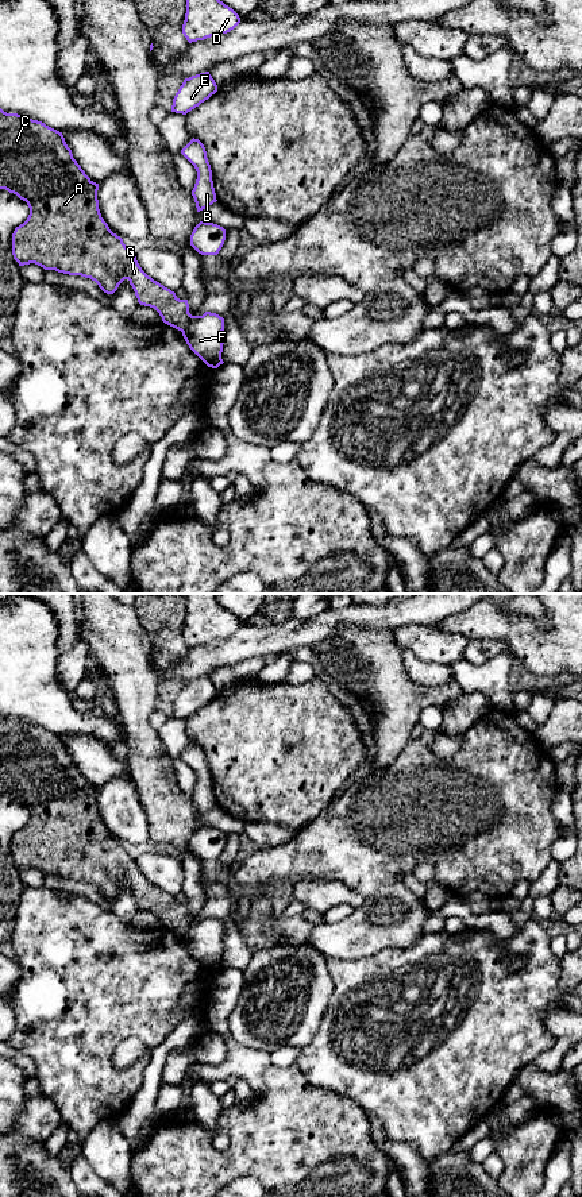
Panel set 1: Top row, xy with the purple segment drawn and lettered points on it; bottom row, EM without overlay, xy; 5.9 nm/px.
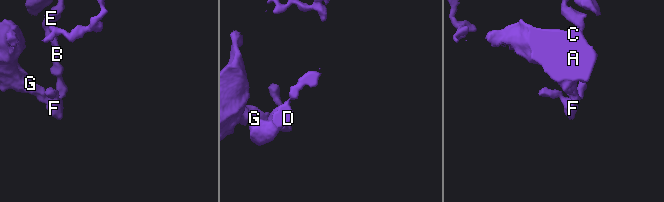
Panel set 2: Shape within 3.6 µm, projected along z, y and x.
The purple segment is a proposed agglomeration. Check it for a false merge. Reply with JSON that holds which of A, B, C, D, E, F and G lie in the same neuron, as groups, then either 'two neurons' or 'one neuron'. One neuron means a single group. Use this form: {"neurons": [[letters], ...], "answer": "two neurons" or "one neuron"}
{"neurons": [["A", "C", "G"], ["B", "D", "E", "F"]], "answer": "two neurons"}

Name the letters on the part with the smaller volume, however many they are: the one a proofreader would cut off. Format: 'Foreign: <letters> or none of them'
Foreign: A, C, G

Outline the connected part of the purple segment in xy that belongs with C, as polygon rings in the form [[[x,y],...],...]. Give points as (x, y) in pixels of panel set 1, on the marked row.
[[[0,108],[0,189],[16,194],[30,208],[27,220],[12,233],[12,255],[19,266],[35,263],[45,270],[90,278],[107,294],[128,279],[138,302],[154,308],[165,324],[184,331],[193,318],[188,300],[180,300],[149,277],[123,239],[109,229],[99,209],[99,184],[73,158],[62,132]]]

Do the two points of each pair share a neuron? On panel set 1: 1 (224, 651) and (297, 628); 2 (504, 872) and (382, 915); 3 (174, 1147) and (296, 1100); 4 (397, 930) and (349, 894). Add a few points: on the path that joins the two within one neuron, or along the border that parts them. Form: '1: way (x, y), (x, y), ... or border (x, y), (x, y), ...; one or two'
1: way (242, 645), (249, 641), (266, 641), (280, 637); one
2: border (403, 883), (421, 899); two
3: way (204, 1158), (238, 1158), (266, 1130); one
4: border (366, 898), (355, 908); two

